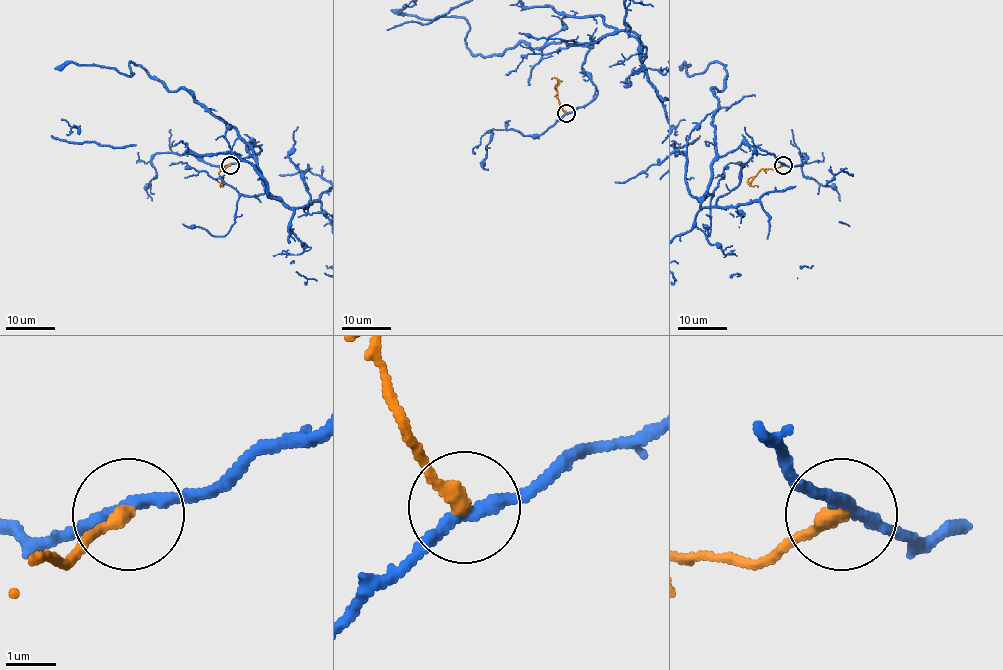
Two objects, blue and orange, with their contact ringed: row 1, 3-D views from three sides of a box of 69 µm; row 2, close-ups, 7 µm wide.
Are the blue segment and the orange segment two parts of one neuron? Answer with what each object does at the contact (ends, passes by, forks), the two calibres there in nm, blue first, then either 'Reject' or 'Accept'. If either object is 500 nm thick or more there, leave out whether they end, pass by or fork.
At the ring blue passes by. At the ring orange ends. Thickness 240 nm (blue) against 320 nm. Reject

